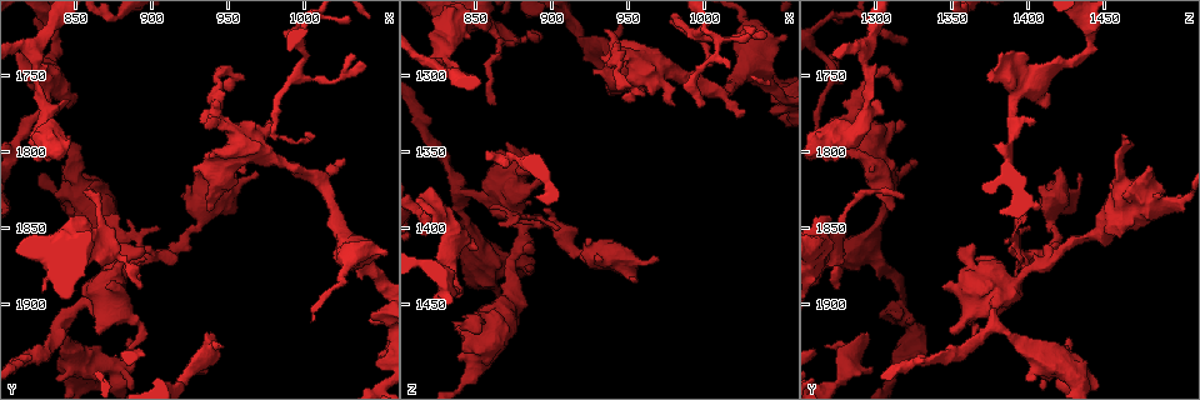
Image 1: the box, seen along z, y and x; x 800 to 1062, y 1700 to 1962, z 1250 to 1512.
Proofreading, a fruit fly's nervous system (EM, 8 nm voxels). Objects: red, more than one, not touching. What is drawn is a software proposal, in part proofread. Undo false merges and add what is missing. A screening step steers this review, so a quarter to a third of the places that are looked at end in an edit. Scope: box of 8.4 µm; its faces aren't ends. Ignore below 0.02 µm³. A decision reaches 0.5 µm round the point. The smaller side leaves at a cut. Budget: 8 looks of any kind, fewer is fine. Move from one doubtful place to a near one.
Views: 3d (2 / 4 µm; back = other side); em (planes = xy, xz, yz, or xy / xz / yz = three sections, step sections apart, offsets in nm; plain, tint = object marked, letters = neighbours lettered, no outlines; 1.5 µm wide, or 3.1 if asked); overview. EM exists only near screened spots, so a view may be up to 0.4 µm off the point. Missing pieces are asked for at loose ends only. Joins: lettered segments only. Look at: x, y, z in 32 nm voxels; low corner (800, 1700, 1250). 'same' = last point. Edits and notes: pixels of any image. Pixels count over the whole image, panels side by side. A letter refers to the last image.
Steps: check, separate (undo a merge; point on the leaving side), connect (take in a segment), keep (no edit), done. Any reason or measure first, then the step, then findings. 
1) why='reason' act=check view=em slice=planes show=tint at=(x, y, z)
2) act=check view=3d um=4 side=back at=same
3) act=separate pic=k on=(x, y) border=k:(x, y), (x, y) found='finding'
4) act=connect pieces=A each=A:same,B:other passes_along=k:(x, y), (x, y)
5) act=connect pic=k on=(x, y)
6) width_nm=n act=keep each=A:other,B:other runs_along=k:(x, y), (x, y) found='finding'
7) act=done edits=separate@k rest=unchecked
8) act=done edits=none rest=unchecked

why='three arms meet' act=check view=em slice=xz step=8 show=tint at=(880, 1876, 1400)

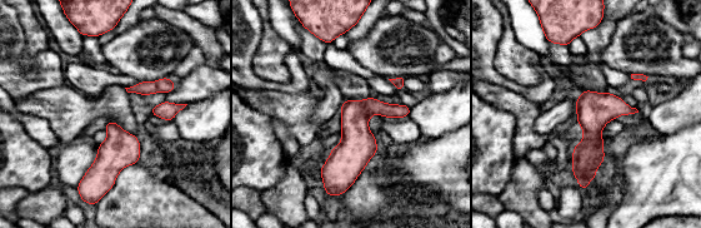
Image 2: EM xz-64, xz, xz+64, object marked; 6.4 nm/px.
act=check view=em slice=planes show=tint at=same

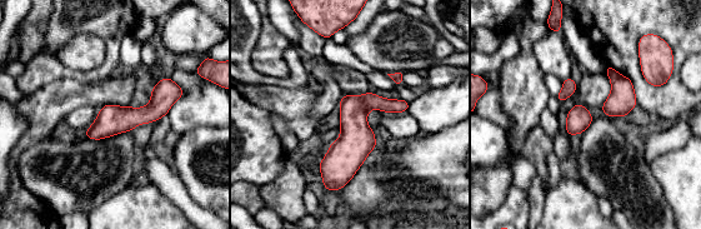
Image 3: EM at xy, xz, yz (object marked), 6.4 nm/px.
why='see the neighbours' act=check view=em slice=planes show=letters at=same

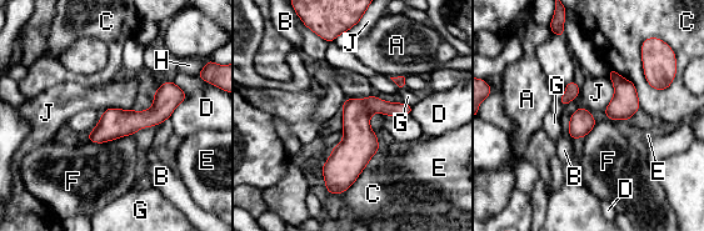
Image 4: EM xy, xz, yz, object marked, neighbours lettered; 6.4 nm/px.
width_nm=160 act=keep each=A:other,B:other,C:other,D:other,E:other,F:other,G:other,H:other,J:other runs_along=4:(408, 108), (372, 108), (358, 121), (339, 190) found='one neuron here'

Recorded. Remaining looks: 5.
why='branch stops here' act=check view=em slice=yz step=8 show=tint at=(980, 1782, 1318)

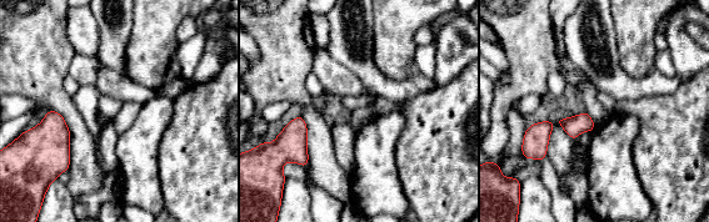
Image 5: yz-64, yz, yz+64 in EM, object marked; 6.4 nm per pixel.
why='cut it another way' act=check view=em slice=planes show=letters at=same

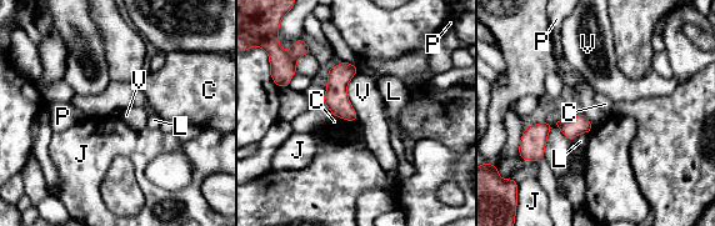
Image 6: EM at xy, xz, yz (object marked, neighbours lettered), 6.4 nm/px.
act=keep each=C:other,J:other,L:other,P:other,V:other runs_along=6:(588, 125), (554, 122), (530, 130) found='none of them fits'

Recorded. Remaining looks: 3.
act=check view=3d um=4 side=back at=(972, 1814, 1420)

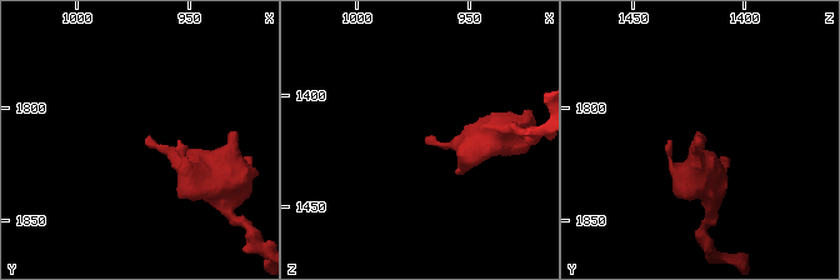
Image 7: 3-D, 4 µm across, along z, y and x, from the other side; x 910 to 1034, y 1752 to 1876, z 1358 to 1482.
why='shape alone is not enough' act=check view=em slice=planes show=letters at=(970, 1815, 1421)

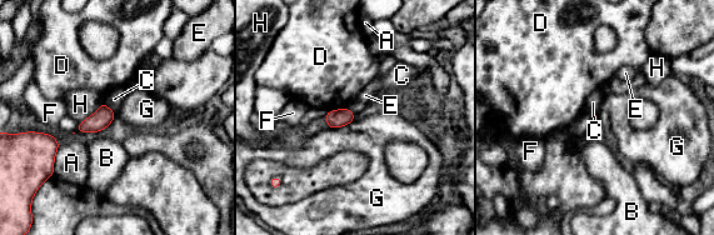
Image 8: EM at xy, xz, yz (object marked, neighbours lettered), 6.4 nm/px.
act=keep each=A:other,B:other,C:other,D:other,E:other,F:other,G:other,H:other border=8:(349, 123), (330, 129) found='no lettered segment goes on from it'

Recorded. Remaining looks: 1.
act=done edits=none rest=unchecked

